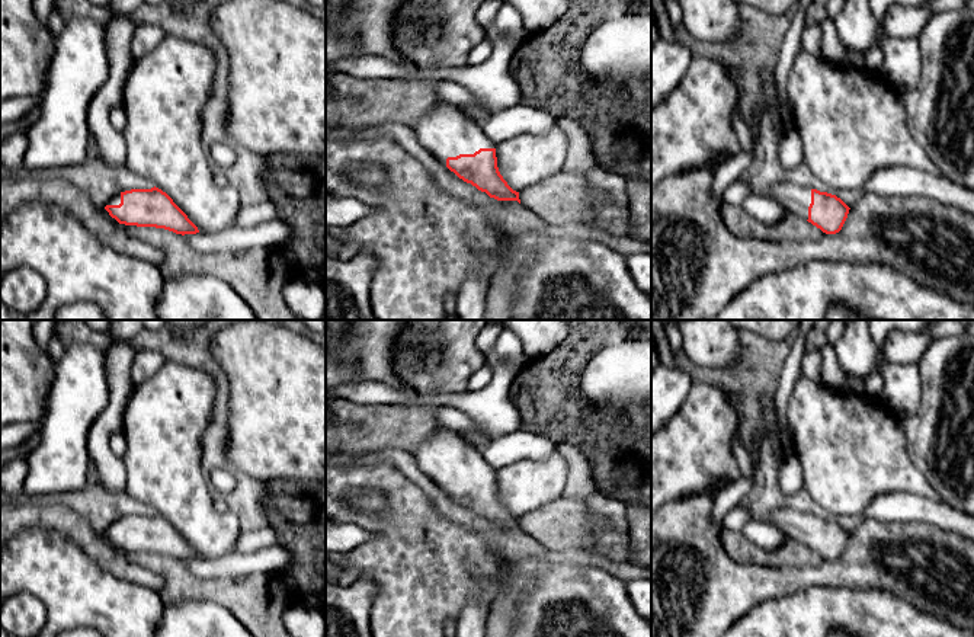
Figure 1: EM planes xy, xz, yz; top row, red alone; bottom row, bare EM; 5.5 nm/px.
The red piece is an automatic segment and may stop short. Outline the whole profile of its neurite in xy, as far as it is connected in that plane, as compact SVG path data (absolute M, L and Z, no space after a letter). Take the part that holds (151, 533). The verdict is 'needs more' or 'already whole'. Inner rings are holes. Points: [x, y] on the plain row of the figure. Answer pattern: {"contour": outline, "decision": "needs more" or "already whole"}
{"contour": "M156 512L121 518L108 526L105 535L125 551L164 554L182 561L199 558L173 525Z", "decision": "needs more"}

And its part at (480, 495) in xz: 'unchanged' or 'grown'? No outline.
grown

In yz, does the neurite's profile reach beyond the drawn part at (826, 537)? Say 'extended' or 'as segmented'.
extended

